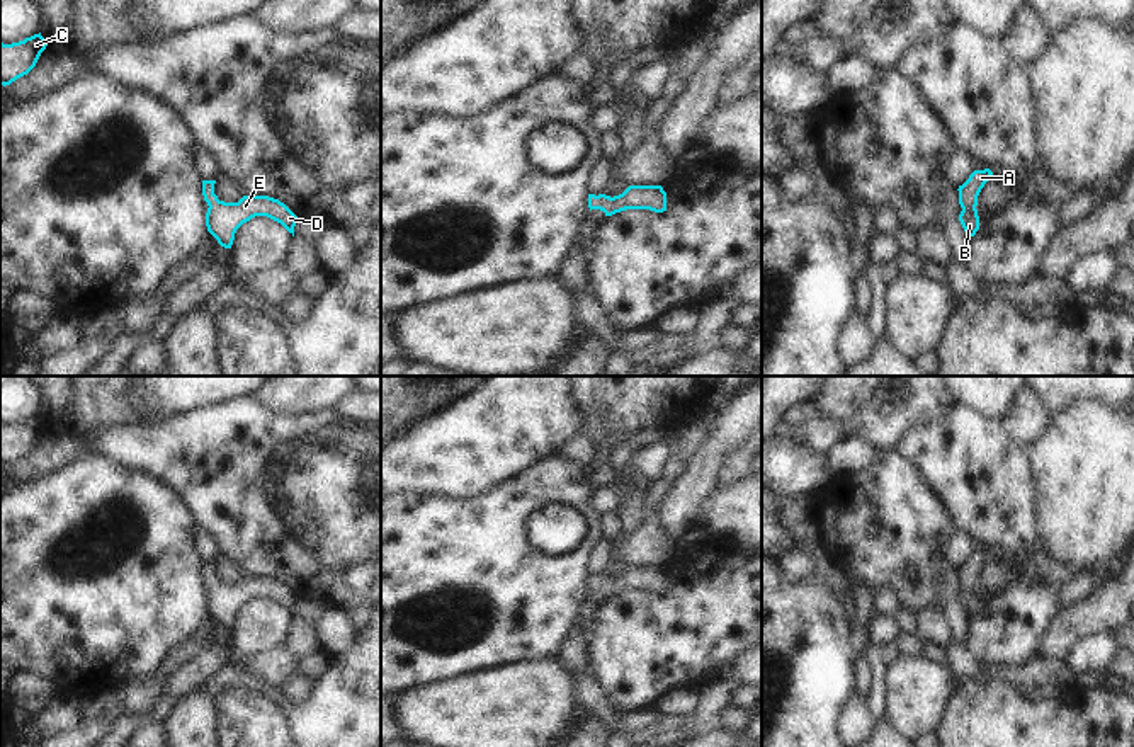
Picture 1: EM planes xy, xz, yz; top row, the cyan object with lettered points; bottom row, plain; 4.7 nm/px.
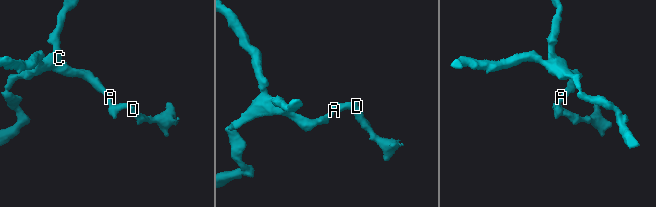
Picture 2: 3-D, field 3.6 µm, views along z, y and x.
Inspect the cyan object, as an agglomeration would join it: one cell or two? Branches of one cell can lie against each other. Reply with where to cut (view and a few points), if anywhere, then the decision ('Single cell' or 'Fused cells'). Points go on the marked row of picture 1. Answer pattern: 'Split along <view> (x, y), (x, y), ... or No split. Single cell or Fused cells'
No split. Single cell.

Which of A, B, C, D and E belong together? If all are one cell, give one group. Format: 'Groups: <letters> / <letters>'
Groups: A B C D E.

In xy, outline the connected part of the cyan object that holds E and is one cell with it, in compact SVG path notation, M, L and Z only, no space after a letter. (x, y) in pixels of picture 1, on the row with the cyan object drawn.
M202 180L207 202L207 231L224 248L231 248L236 230L255 216L267 216L281 223L292 237L298 216L279 199L269 196L243 196L238 202L219 201L214 194L216 180Z

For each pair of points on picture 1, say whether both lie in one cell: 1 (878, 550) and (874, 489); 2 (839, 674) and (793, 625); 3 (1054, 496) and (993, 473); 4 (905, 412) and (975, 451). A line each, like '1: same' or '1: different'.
1: same
2: same
3: different
4: different

